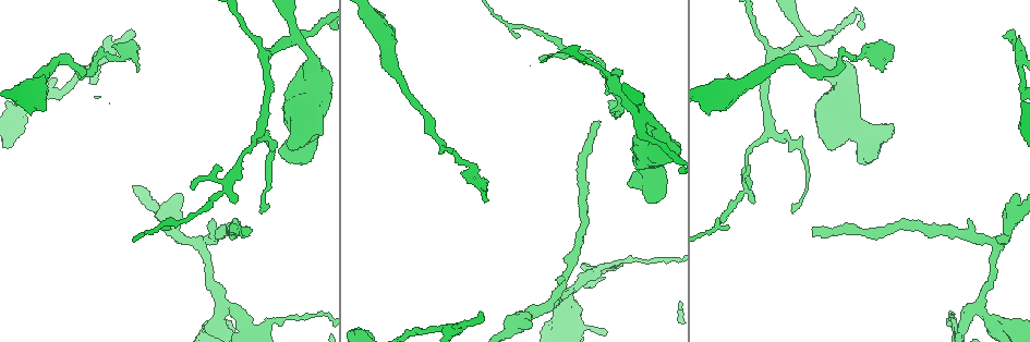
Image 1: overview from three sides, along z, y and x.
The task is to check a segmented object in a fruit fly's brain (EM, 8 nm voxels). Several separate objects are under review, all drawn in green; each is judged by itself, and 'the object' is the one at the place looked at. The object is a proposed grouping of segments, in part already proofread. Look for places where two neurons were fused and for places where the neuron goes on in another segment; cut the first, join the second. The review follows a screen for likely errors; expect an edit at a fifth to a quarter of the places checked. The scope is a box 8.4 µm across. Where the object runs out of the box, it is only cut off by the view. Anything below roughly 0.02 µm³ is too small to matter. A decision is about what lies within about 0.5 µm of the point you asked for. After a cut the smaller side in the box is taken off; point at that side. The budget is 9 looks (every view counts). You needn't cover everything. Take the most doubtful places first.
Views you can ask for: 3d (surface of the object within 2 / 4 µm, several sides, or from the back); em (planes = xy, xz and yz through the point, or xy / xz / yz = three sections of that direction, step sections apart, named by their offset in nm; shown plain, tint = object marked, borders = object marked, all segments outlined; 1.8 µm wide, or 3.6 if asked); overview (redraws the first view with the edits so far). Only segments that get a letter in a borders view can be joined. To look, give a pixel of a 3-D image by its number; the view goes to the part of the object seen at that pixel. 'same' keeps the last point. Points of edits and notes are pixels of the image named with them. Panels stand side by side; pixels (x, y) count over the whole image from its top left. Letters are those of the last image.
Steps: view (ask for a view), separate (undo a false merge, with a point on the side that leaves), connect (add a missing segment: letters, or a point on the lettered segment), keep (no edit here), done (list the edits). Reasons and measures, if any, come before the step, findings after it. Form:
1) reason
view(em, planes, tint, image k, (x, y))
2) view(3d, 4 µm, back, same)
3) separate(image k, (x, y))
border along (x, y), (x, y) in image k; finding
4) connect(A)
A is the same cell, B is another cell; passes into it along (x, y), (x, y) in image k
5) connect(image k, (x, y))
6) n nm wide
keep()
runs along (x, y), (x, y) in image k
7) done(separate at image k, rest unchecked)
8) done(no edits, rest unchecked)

four or more arms meet
view(em, yz, step 16, tint, image 1, (292, 39))

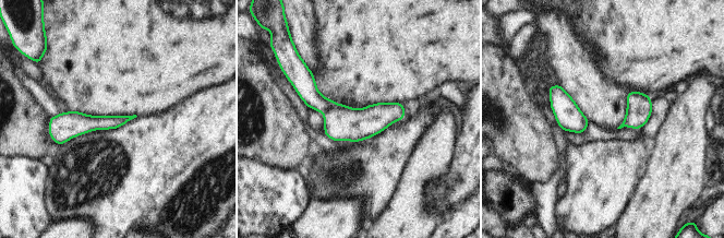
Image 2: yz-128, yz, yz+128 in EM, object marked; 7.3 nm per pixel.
see the neighbours
view(em, yz, step 16, borders, same)

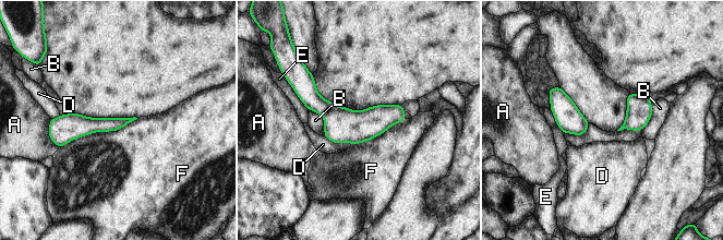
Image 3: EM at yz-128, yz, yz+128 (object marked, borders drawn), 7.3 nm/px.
separate(image 3, (341, 124))
A, B, D, E and F are other cells; border along (335, 105), (323, 115) in image 3; two neurons meet here

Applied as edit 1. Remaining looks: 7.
an open end
view(3d, 2 µm, image 1, (598, 123))

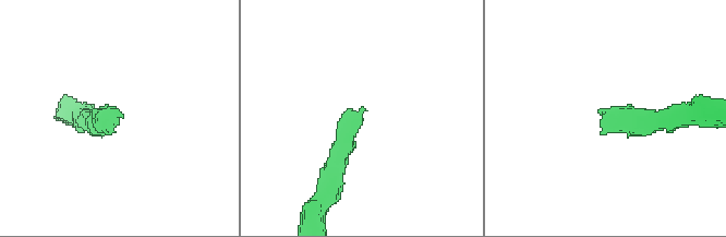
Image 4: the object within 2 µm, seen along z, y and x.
view(em, 3.6 µm, planes, borders, image 4, (120, 115))

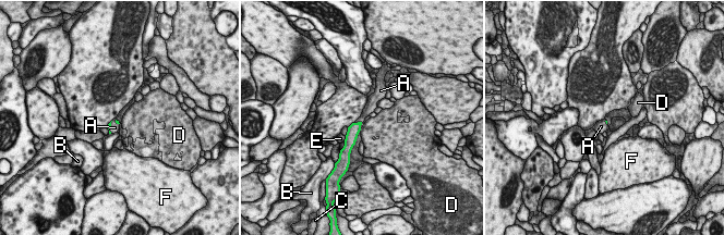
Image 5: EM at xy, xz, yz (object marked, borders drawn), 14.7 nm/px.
A touches over 130 nm
connect(A)
A is the same cell, B, C, D, E and F are other cells; passes into it along (353, 131), (359, 122), (369, 109) in image 5; it goes on there

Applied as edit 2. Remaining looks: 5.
see it whole again
view(overview)

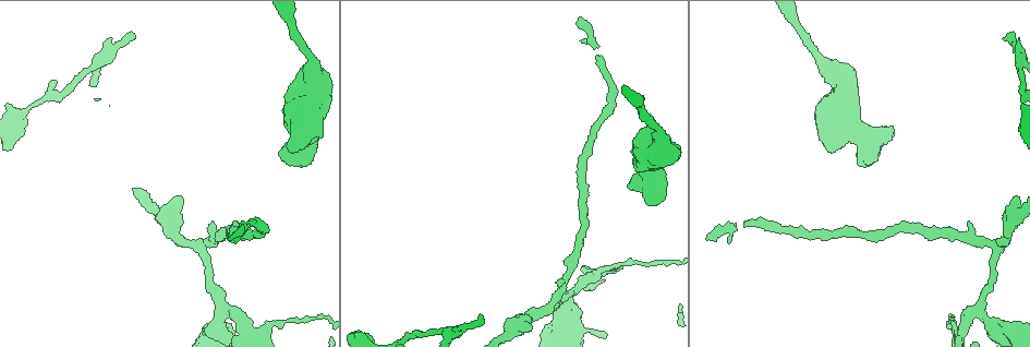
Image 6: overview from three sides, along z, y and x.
free end
view(em, planes, borders, image 6, (130, 39))

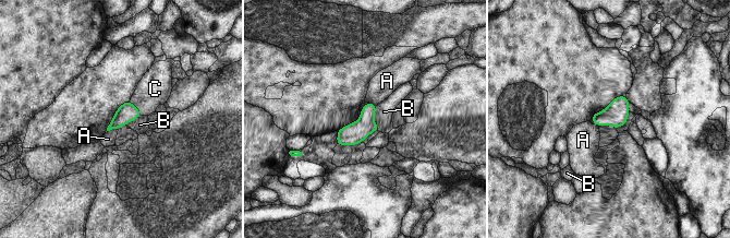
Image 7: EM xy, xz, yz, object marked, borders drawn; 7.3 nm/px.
140 nm wide
connect(C)
C is the same cell, A and B are other cells; passes into it along (126, 112), (136, 108), (155, 88) in image 7; it goes on there

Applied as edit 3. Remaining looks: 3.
an open end
view(em, planes, plain, image 6, (250, 228))

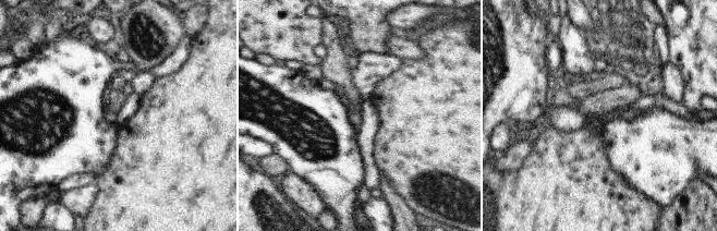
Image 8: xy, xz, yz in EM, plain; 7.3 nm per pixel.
view(em, planes, borders, same)

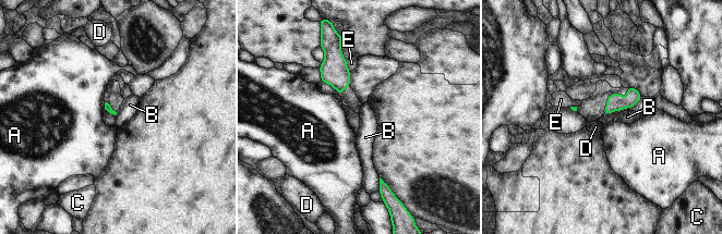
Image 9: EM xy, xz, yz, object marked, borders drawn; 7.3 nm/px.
B touches over 110 nm
keep()
A, B, C, D and E are other cells; border along (380, 177), (380, 188), (377, 191) in image 9; no lettered segment goes on from it

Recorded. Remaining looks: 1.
done(separate at image 3, connect at image 5, connect at image 7, rest unchecked)

